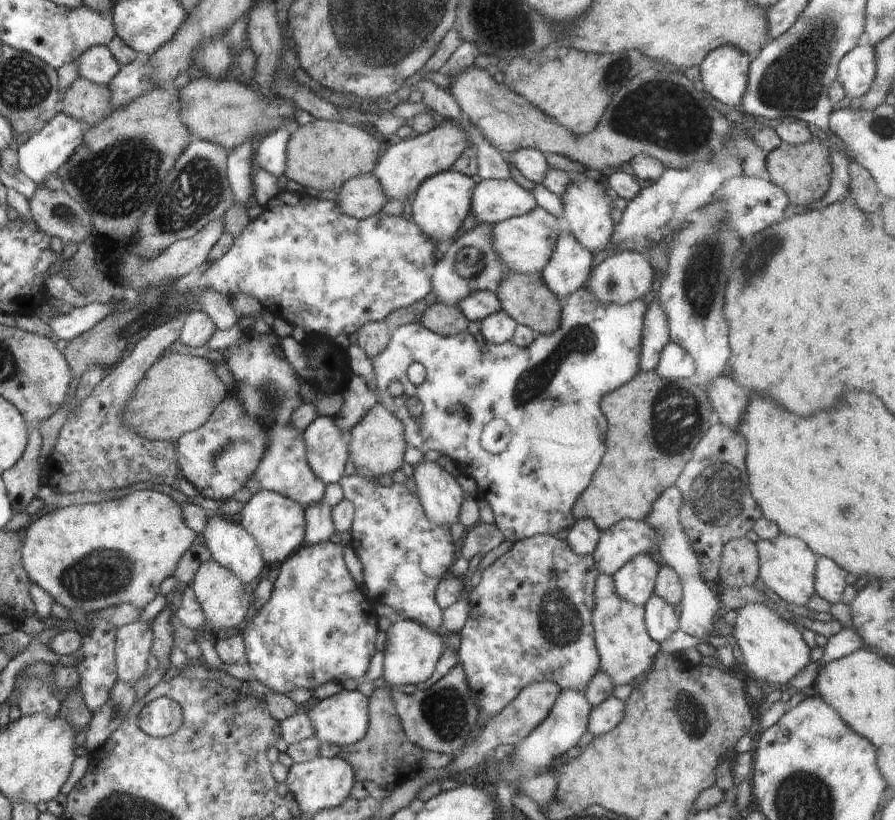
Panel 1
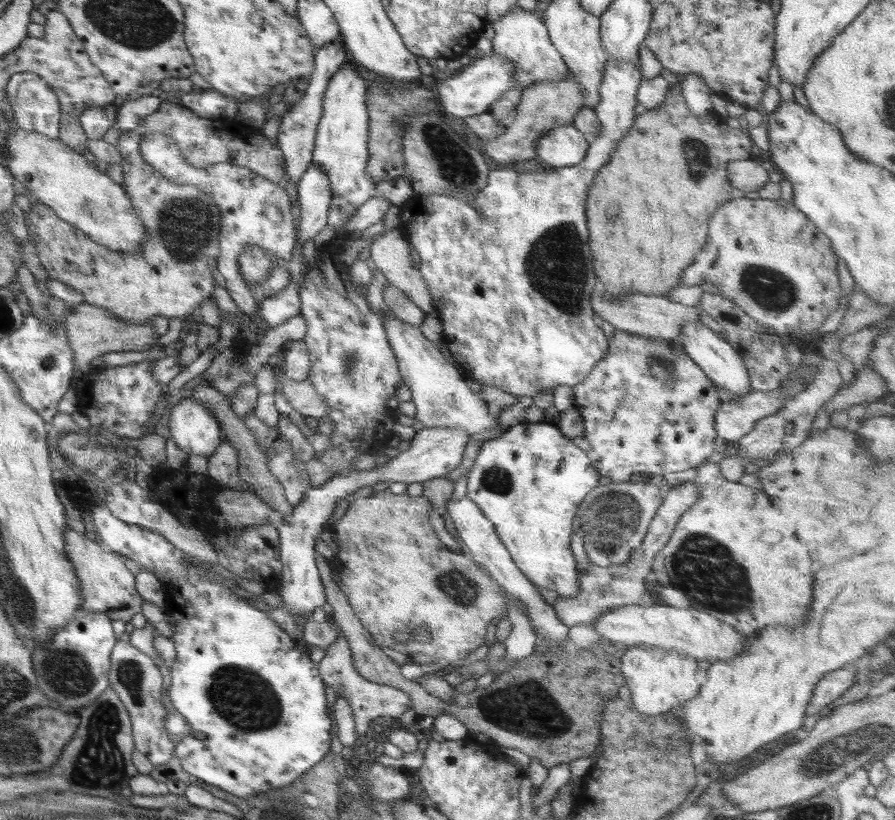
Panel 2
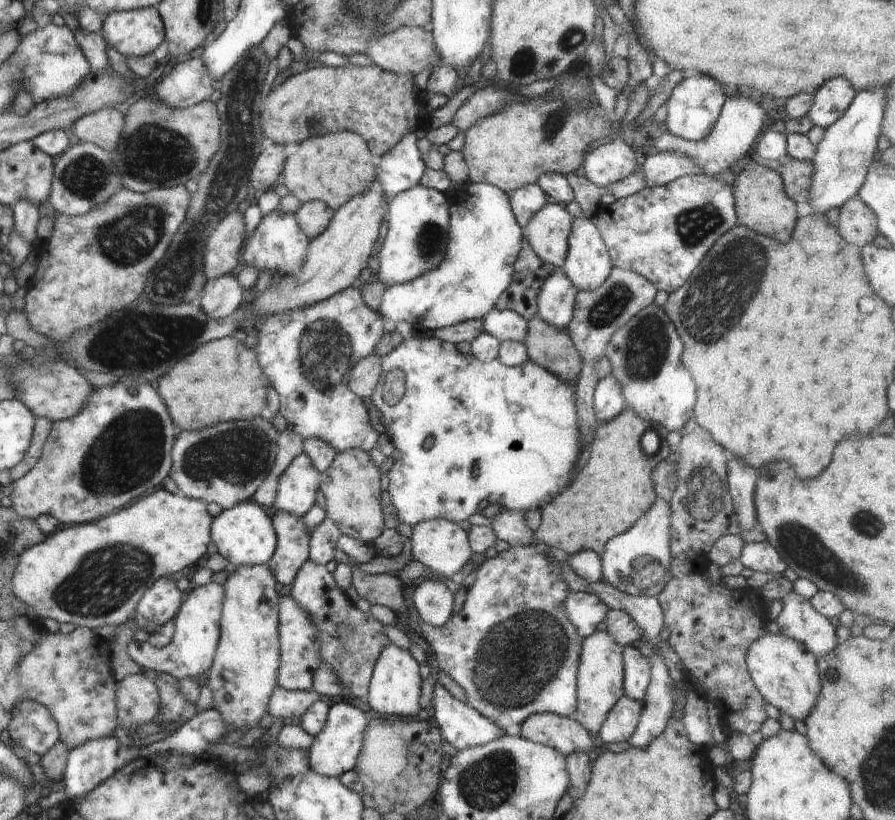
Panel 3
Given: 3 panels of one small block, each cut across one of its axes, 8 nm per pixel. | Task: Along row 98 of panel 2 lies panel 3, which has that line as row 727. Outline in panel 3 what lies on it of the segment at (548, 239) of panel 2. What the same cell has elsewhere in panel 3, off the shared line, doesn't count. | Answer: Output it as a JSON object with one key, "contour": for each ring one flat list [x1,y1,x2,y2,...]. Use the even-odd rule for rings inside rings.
{"contour":[[628,696,620,698,606,716,597,741,604,744,628,741,638,727,641,711,641,703,630,700]]}

